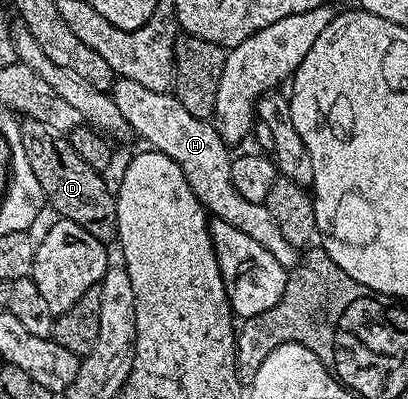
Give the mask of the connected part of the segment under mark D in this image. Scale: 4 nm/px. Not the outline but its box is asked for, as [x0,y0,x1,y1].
[22,119,116,243]

